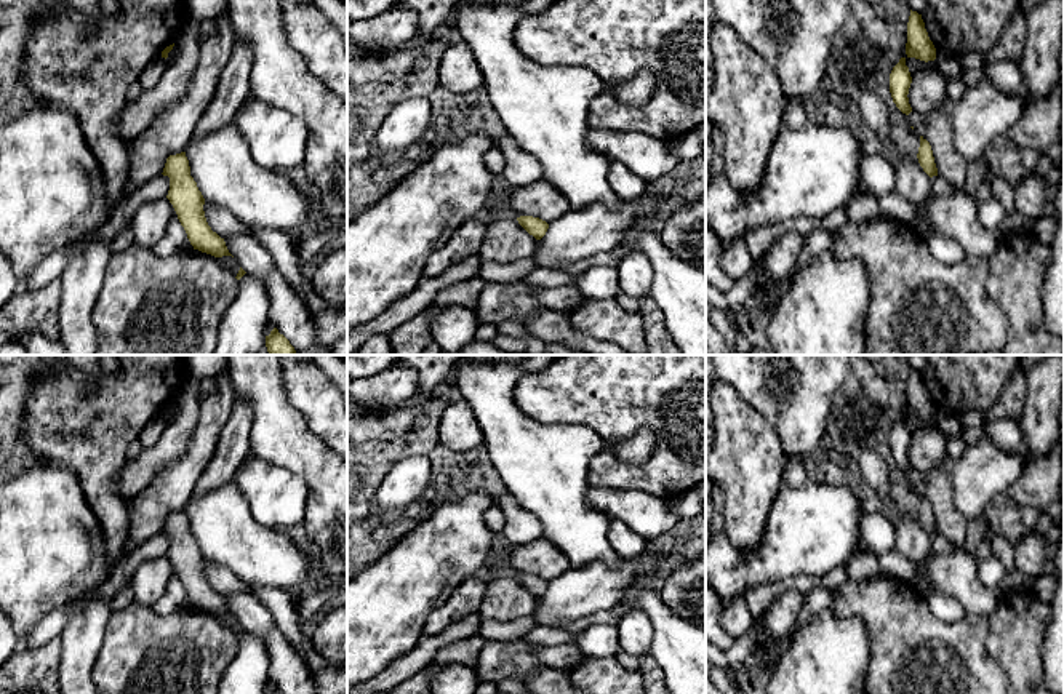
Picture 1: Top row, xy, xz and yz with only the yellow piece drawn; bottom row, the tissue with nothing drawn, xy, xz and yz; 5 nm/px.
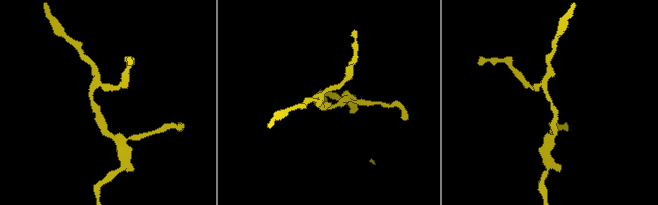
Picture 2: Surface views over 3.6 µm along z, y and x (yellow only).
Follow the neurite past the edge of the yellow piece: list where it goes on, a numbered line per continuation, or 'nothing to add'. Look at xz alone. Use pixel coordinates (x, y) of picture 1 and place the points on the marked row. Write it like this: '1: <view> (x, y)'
nothing to add

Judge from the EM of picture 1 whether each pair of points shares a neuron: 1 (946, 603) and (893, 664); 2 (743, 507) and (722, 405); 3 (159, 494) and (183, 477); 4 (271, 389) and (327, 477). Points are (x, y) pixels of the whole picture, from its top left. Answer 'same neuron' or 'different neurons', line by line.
1: different neurons
2: same neuron
3: same neuron
4: same neuron

